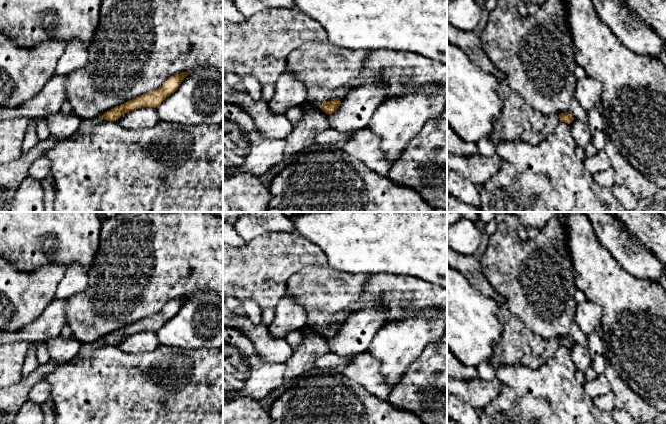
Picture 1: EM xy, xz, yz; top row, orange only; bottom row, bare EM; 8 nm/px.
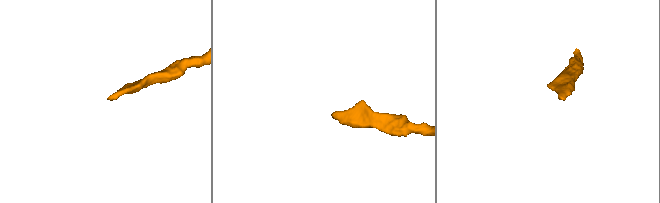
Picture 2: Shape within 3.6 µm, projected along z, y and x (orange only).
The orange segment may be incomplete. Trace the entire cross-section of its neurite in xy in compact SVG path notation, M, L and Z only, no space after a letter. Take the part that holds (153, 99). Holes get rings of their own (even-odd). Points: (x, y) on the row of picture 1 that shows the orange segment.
M191 71L182 72L180 74L171 76L161 87L157 90L138 96L120 106L117 106L107 112L102 117L110 122L118 120L122 115L132 110L142 107L158 107L168 96L173 94L186 76L191 74Z

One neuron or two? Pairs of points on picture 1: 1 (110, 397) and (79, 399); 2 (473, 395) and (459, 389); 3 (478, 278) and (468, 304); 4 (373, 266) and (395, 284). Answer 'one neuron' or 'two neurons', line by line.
1: one neuron
2: one neuron
3: two neurons
4: two neurons

